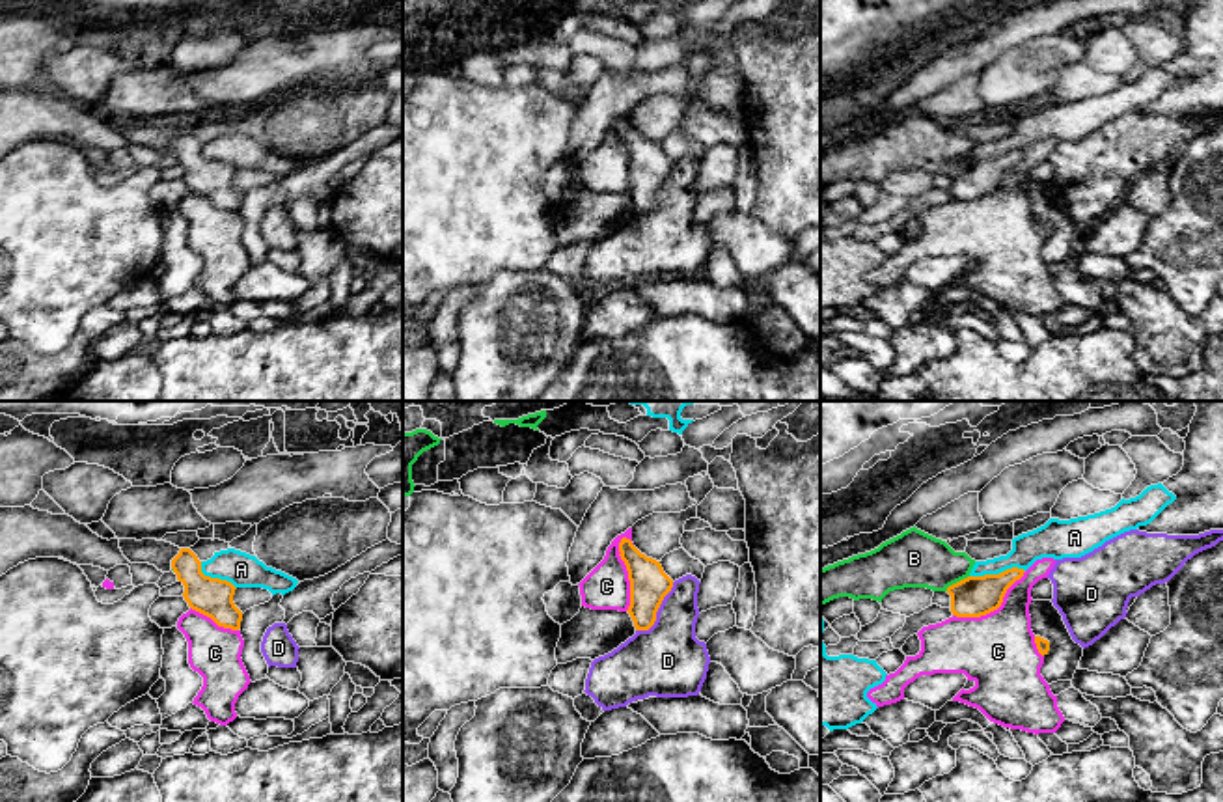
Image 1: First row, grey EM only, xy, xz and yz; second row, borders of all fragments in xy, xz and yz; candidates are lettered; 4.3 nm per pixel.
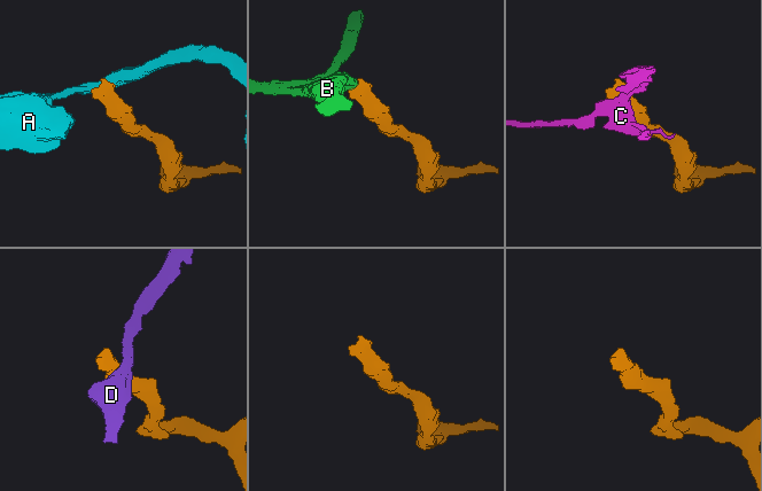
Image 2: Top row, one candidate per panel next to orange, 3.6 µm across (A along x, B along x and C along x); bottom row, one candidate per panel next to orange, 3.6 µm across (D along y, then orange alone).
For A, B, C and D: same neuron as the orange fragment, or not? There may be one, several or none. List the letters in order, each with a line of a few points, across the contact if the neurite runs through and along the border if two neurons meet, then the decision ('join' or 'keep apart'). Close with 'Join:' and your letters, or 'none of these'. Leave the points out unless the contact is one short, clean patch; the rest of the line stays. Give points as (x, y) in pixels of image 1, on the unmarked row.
A: yz (1024, 152), (1011, 150), (996, 157), (970, 159) | keep apart
B: yz (975, 178), (970, 178), (957, 165), (944, 152), (914, 140) | join
C: keep apart
D: xz (673, 165), (657, 194), (657, 202), (647, 211), (636, 213) | keep apart
Join: B

